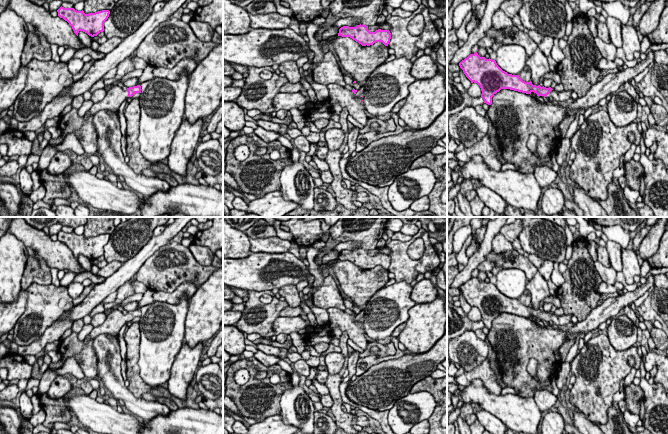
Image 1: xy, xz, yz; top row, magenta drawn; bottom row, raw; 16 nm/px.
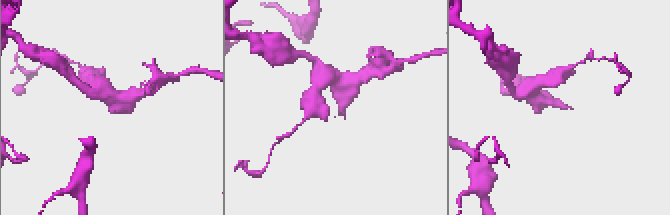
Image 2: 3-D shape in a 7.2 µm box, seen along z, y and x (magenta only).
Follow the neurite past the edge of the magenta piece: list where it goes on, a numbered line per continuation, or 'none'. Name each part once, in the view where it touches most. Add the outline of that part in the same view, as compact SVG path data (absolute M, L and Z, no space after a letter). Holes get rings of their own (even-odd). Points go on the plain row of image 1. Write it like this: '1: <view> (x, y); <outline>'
1: yz (563, 320); M554 313L546 320L547 322L552 322L556 326L565 326L571 323L571 318L573 315L563 315L557 316Z

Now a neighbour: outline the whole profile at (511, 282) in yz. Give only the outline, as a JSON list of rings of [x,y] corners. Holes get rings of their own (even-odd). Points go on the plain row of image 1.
[[[502,269],[495,276],[497,289],[508,298],[519,299],[526,290],[526,274],[520,269]]]

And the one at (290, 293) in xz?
[[[287,285],[279,289],[279,294],[285,298],[289,307],[296,308],[300,306],[301,299],[296,285]]]

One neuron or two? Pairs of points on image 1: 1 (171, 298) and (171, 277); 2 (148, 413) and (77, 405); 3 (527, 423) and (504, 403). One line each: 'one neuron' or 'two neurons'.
1: two neurons
2: two neurons
3: one neuron

